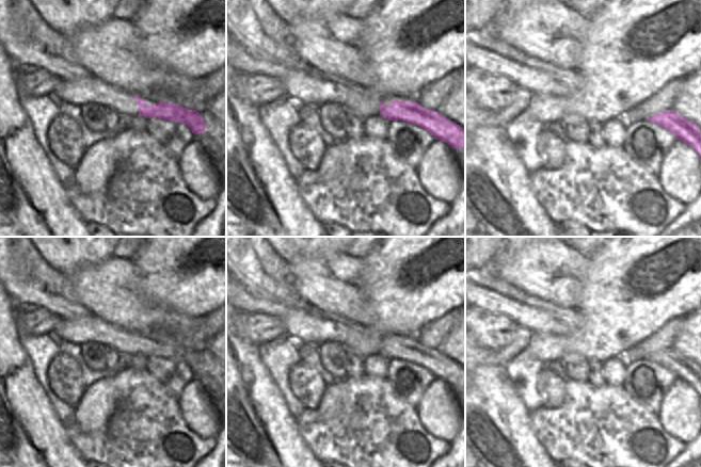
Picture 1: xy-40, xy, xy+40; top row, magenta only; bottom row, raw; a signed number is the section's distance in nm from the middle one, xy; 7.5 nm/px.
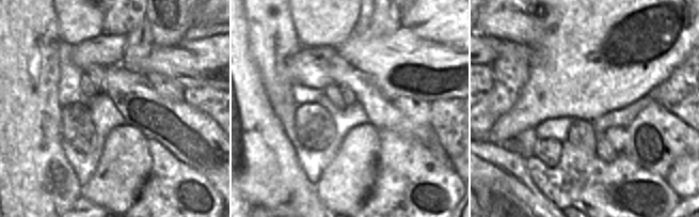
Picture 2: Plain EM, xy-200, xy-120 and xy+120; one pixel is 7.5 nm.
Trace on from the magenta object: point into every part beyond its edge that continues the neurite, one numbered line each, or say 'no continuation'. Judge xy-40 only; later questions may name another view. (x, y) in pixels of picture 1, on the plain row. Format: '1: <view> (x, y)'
1: xy-40 (91, 328).

